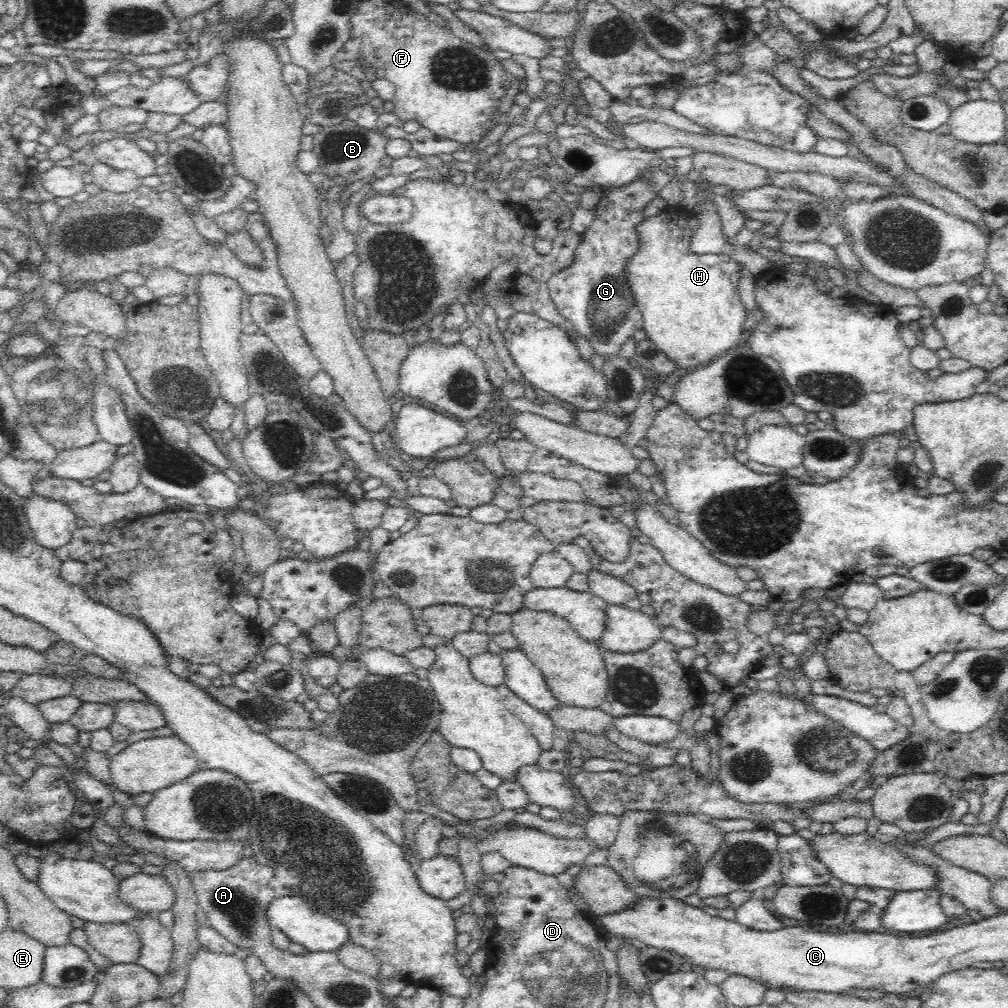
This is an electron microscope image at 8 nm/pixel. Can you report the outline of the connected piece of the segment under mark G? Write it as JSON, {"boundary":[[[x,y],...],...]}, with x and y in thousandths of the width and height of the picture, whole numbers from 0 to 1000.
{"boundary":[[[640,175],[618,186],[597,188],[596,192],[591,204],[593,216],[574,240],[567,264],[552,271],[543,285],[552,306],[587,340],[590,349],[599,353],[614,349],[617,341],[638,322],[619,266],[623,256],[633,248],[631,224],[640,218],[637,208],[649,193]]]}

